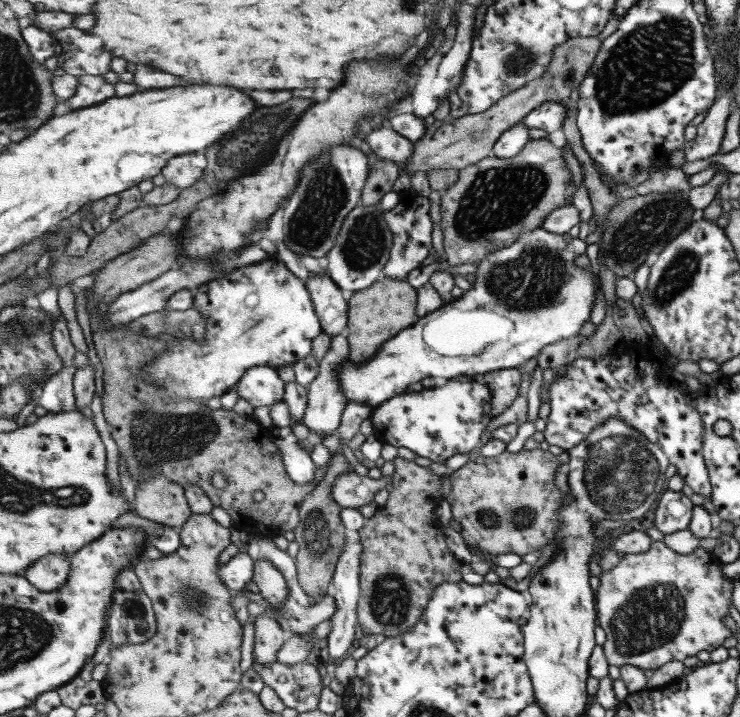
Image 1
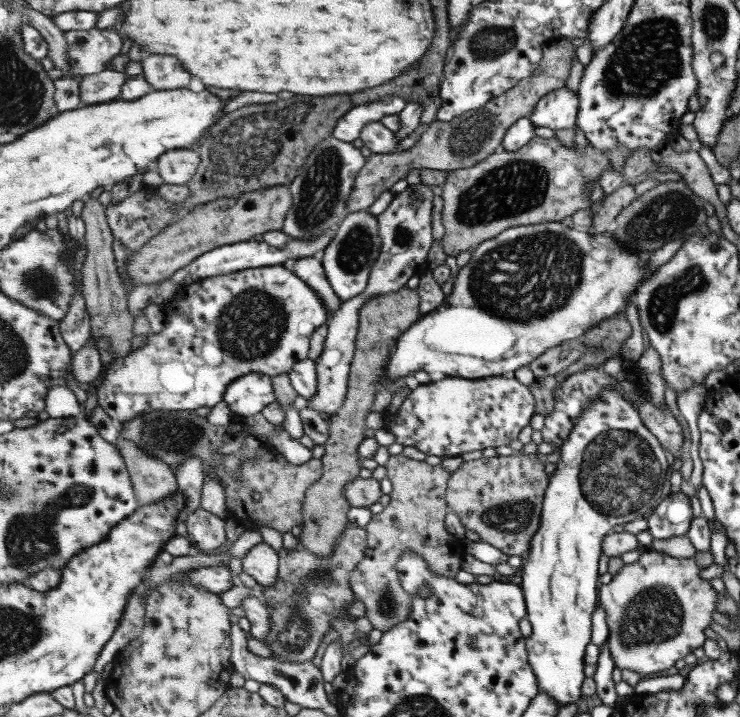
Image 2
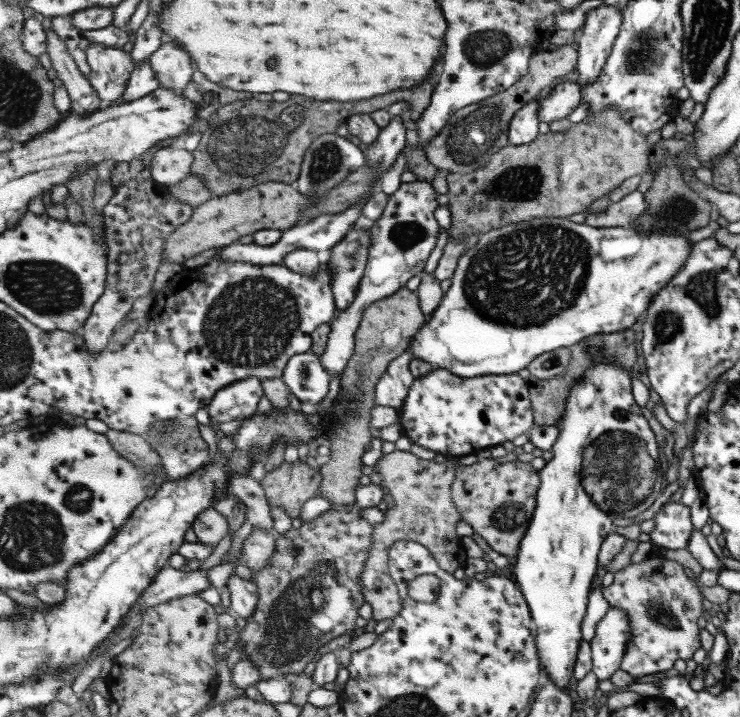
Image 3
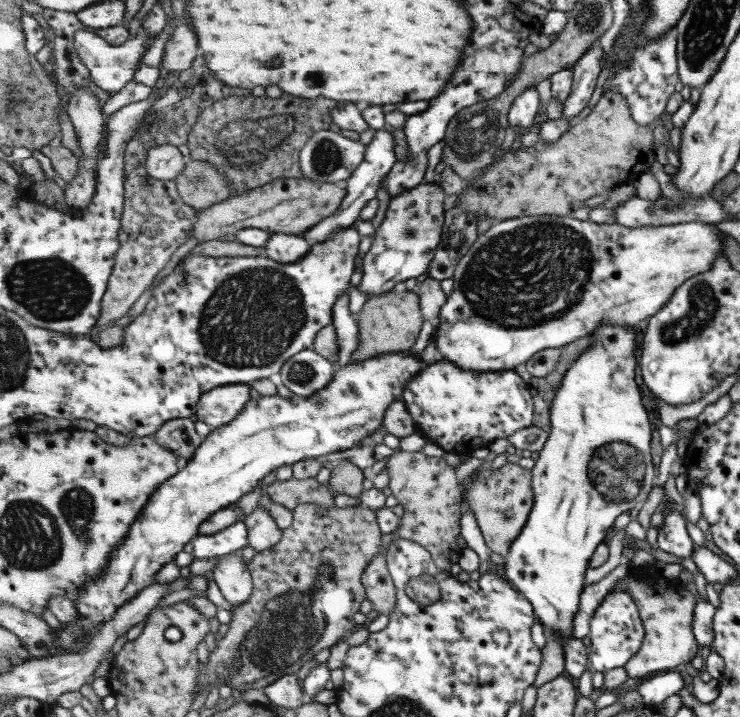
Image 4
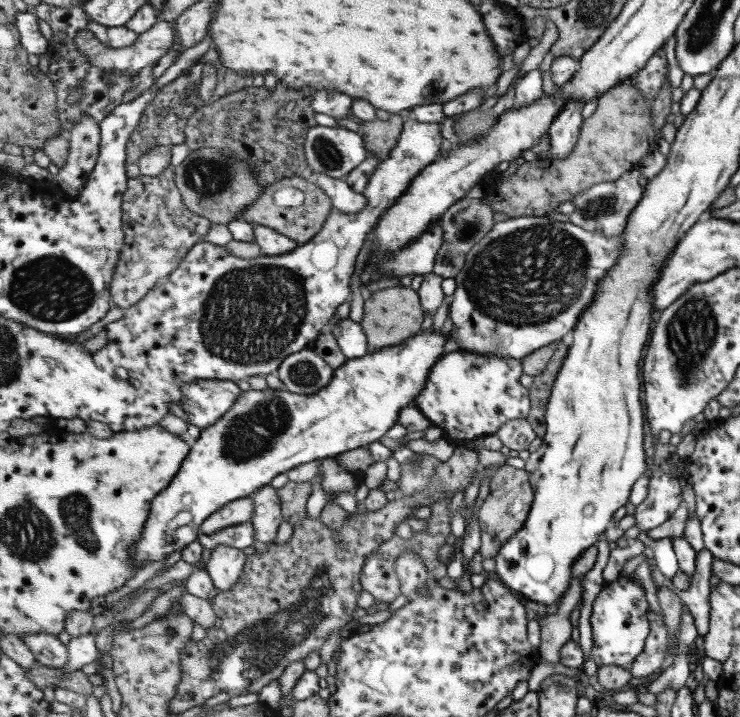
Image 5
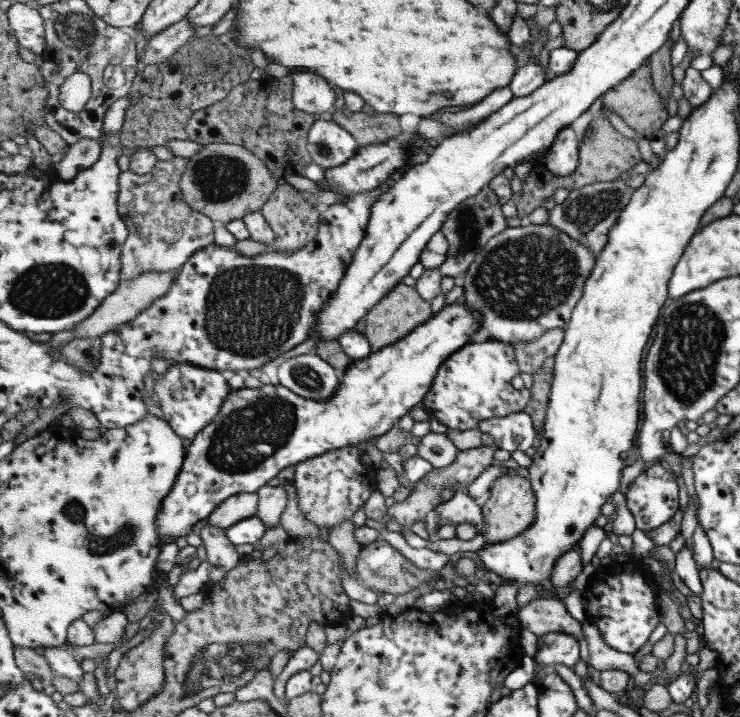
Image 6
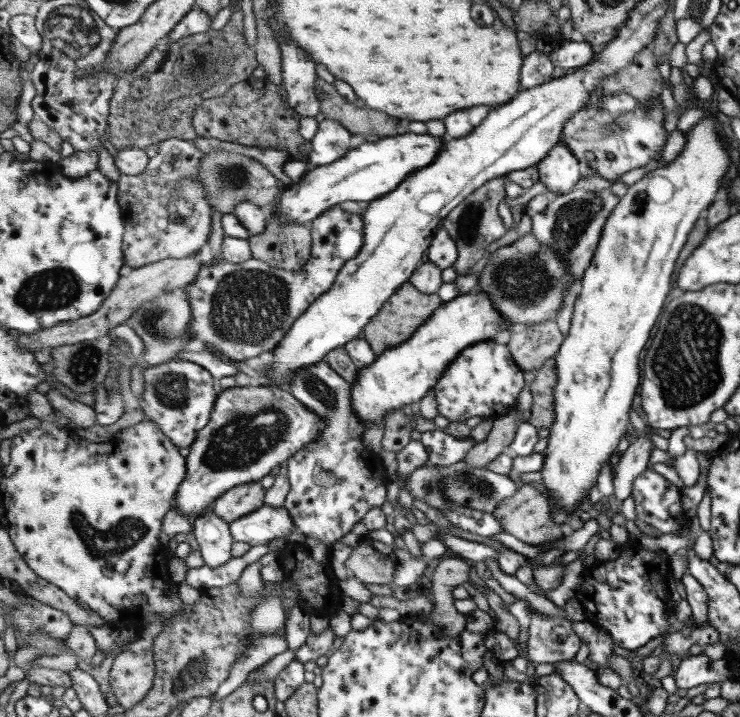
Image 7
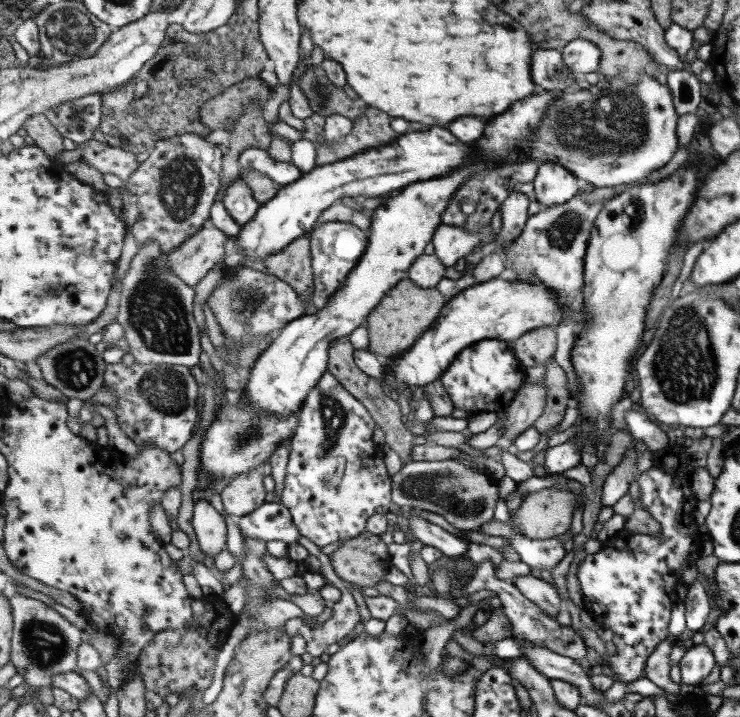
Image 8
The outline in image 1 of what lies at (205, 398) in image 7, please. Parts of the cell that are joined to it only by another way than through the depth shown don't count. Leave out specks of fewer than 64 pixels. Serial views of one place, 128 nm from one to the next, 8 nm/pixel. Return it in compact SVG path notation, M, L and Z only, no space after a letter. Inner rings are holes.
M271 366L251 368L235 387L237 396L247 400L253 408L271 406L284 401L286 396L286 380Z

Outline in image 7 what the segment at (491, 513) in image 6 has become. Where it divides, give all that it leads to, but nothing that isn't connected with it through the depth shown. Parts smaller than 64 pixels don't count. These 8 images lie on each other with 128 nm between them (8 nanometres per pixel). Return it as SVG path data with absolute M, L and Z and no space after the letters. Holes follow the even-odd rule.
M522 484L515 495L503 499L501 504L496 505L496 508L494 515L503 524L503 530L527 542L527 544L537 546L563 536L561 523L556 519L553 508L551 508L551 500L532 485Z

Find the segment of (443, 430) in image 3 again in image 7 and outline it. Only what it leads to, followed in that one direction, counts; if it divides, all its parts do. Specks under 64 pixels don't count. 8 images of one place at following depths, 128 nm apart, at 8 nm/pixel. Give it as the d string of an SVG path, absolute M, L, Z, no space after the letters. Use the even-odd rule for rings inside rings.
M487 340L474 344L454 360L436 384L433 391L437 394L439 414L459 423L473 417L503 418L515 410L517 398L527 384L523 372L508 343Z

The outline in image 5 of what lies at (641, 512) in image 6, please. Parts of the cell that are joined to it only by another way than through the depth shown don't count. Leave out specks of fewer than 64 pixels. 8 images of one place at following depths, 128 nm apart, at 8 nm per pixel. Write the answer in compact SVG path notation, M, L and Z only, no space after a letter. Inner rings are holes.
M655 471L649 478L647 496L634 512L636 526L641 531L661 526L667 522L683 502L678 477Z

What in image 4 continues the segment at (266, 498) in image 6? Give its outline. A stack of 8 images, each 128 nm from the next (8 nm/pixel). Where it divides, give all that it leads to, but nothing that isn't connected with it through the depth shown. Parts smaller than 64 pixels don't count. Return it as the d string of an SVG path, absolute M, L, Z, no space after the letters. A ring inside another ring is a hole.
M256 508L245 516L243 523L247 526L249 546L256 553L269 550L283 538L284 530L277 526L265 509Z

